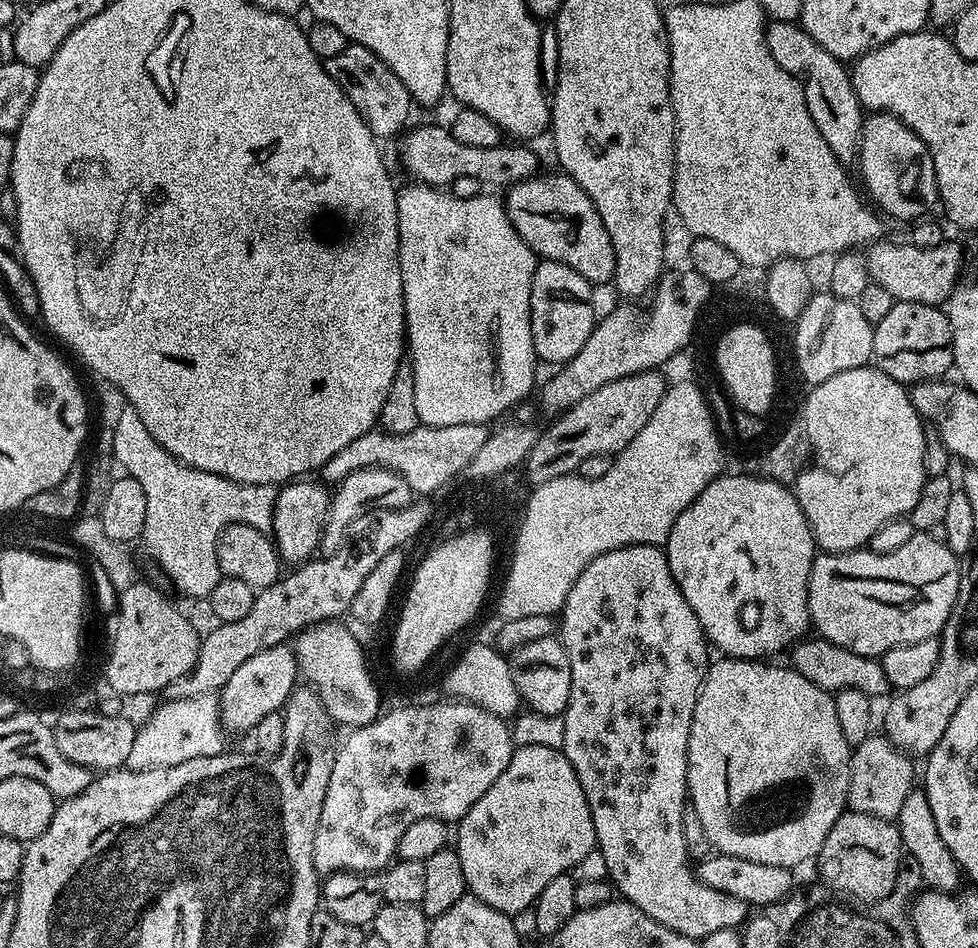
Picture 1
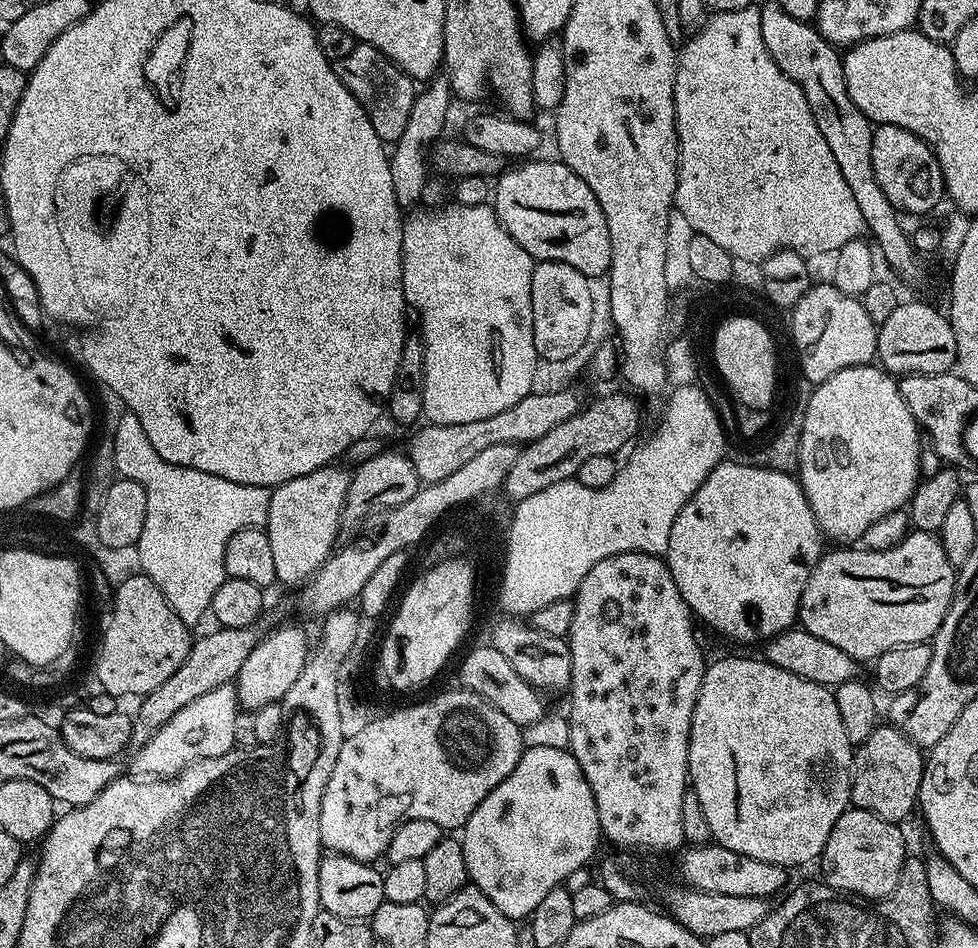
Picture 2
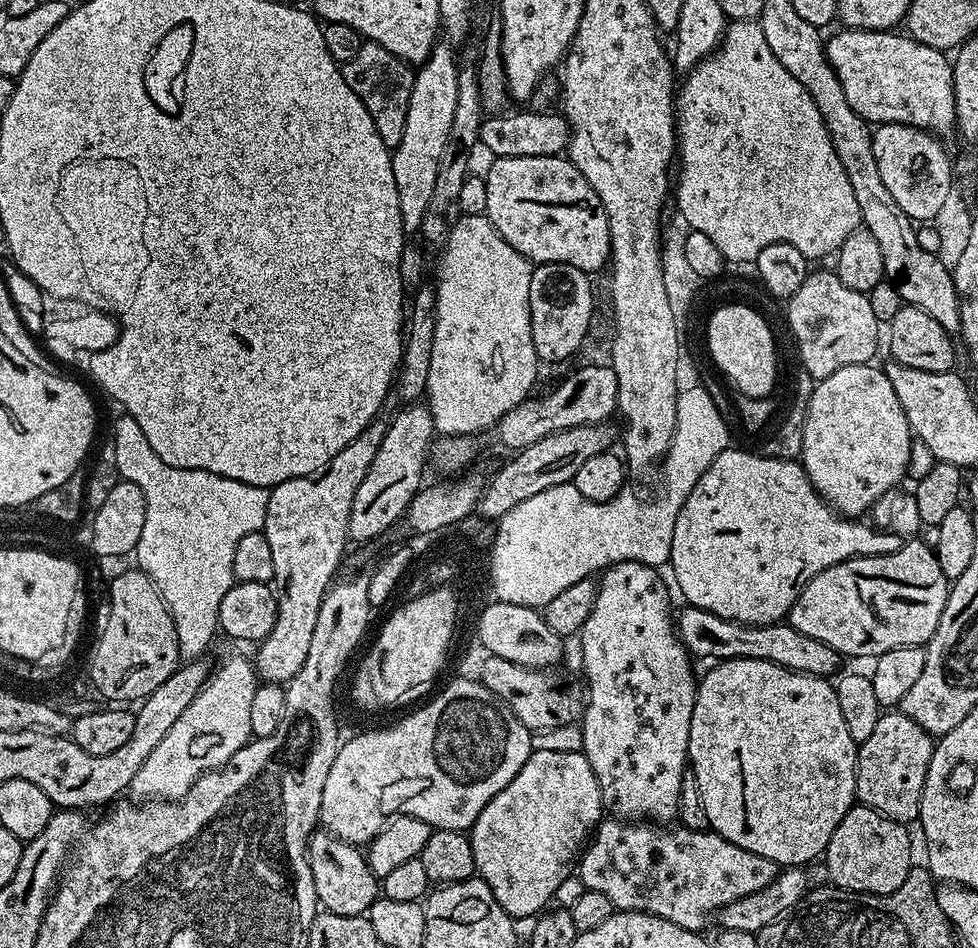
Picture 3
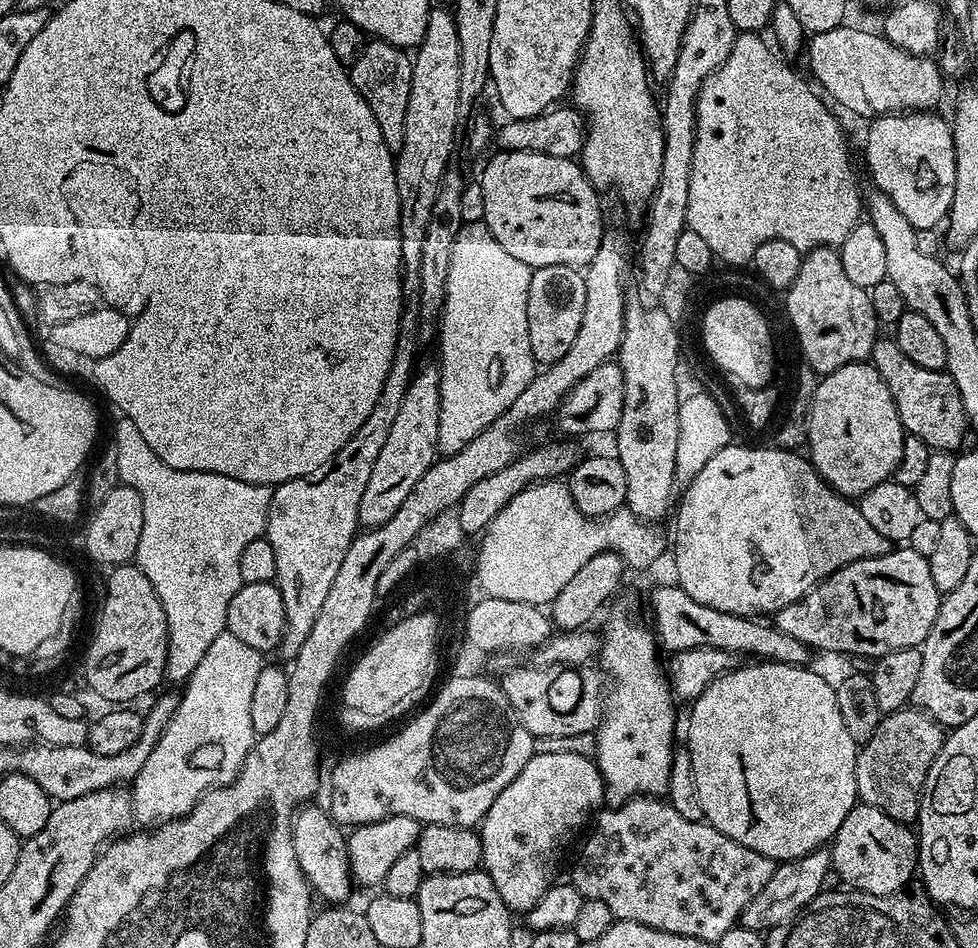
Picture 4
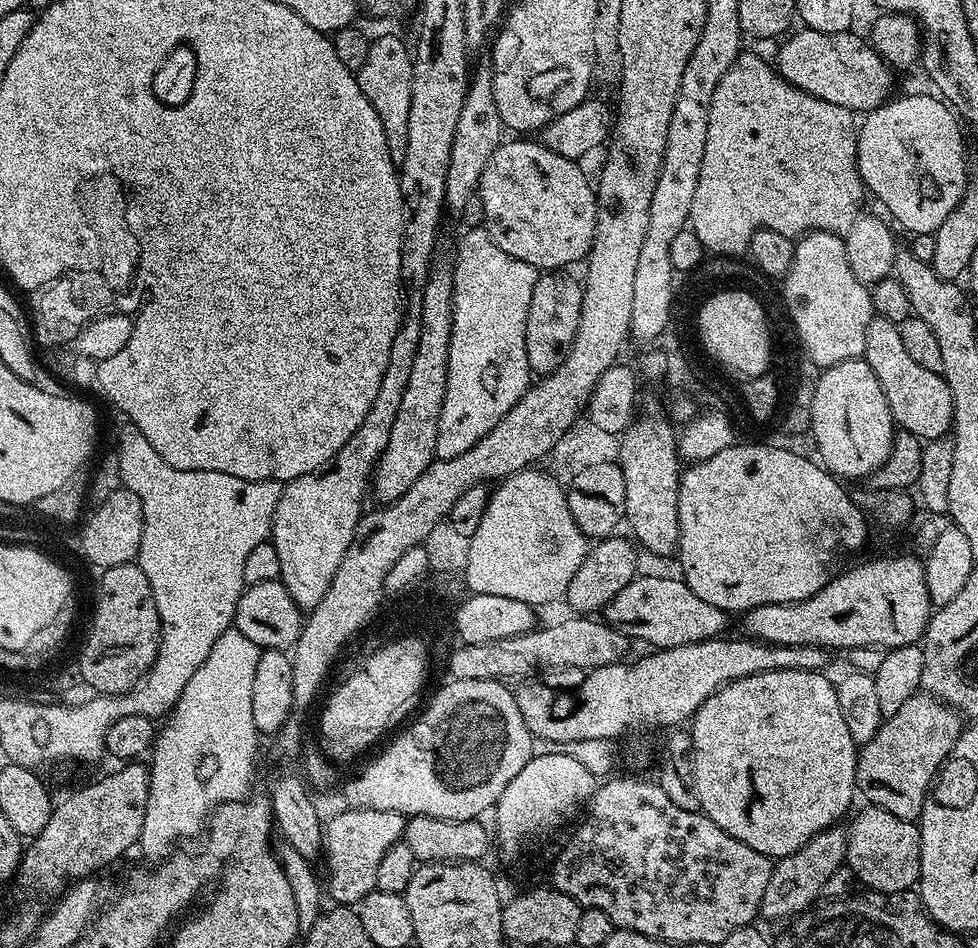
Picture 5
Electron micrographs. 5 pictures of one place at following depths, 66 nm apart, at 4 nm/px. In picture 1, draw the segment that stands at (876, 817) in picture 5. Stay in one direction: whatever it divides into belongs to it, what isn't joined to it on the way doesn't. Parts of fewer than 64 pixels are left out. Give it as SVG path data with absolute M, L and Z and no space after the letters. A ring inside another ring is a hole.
M846 810L838 818L838 822L834 822L830 834L826 834L826 842L822 846L818 857L821 876L819 876L819 879L827 887L831 888L833 892L843 894L856 902L885 900L896 888L896 875L900 869L901 855L900 830L893 821L874 818L870 814Z

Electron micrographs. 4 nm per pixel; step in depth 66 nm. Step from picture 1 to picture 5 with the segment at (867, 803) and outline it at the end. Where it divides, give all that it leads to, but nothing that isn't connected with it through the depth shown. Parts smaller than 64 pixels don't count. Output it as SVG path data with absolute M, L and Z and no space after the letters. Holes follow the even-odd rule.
M921 690L906 698L905 704L880 725L878 734L857 751L859 795L864 795L869 805L894 814L894 818L919 821L928 787L950 750L954 750L954 742L958 742L961 731L960 713L938 697Z

